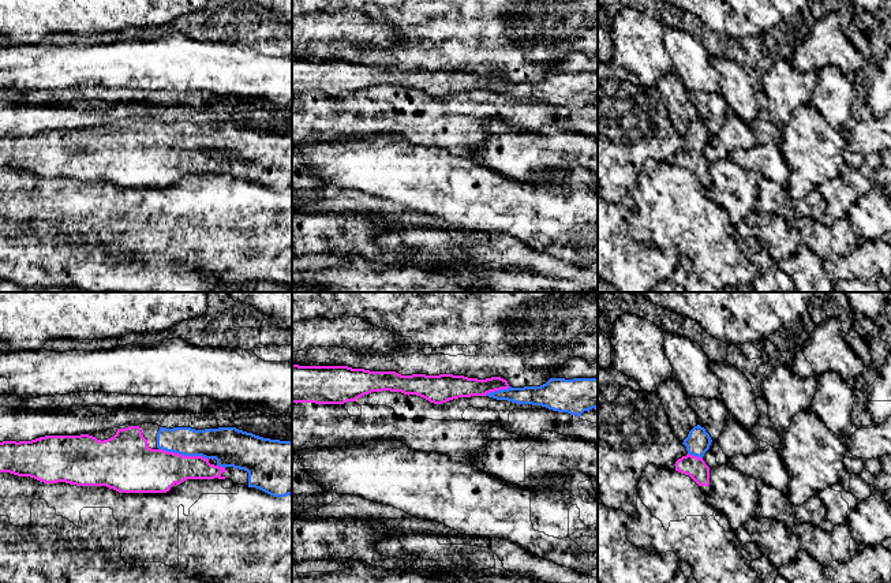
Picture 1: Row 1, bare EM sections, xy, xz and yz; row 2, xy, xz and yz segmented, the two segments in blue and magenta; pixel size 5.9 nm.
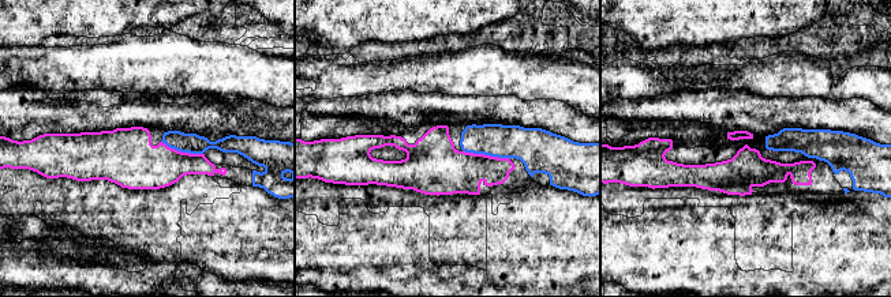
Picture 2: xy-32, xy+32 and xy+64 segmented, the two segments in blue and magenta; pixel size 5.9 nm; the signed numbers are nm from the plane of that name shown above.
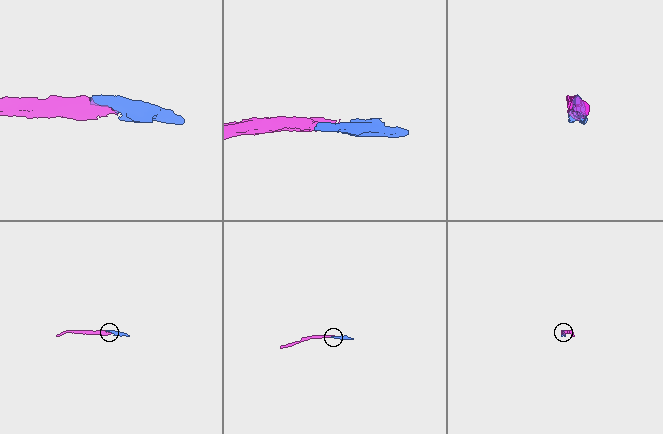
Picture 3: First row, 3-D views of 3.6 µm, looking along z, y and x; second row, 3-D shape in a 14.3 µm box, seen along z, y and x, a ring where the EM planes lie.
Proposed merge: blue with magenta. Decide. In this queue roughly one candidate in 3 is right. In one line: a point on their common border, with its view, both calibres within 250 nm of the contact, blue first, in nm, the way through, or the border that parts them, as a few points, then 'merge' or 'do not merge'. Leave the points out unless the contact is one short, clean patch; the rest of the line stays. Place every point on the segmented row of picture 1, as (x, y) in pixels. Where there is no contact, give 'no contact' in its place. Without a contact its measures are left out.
contact xy (183, 455); calibres 200 and 280 nm; way xy (224, 444), (202, 444), (183, 455), (158, 470), (143, 470); merge

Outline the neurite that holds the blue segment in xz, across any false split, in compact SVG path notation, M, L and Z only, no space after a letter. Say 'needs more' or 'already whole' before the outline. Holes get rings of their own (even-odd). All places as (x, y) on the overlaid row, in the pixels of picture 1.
needs more; M292 365L292 403L344 404L382 390L416 395L434 404L458 397L488 396L576 416L598 408L596 378L550 378L540 386L512 388L501 377L478 380L453 374L401 375L396 371L370 371L348 366Z

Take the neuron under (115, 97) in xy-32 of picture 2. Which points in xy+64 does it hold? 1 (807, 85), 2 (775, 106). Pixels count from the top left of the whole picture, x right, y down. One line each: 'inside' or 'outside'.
1: outside
2: inside

